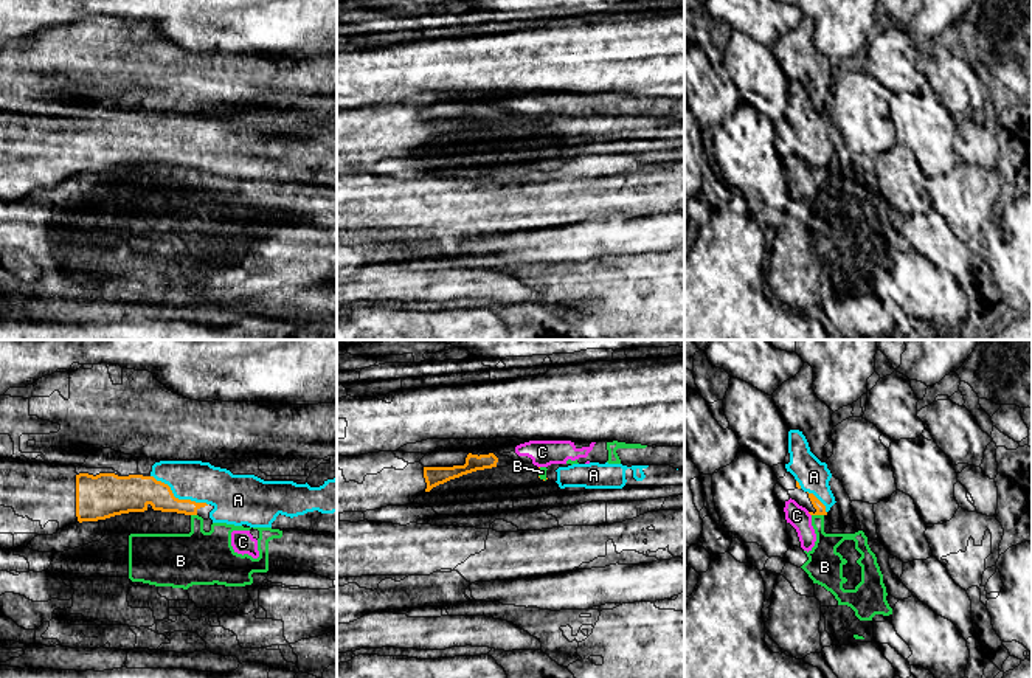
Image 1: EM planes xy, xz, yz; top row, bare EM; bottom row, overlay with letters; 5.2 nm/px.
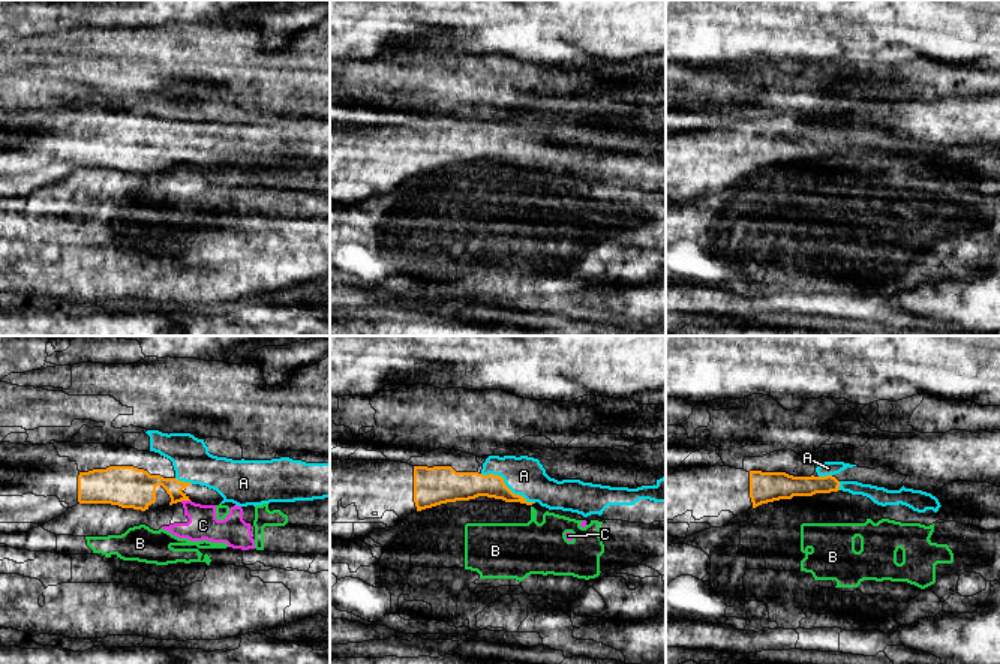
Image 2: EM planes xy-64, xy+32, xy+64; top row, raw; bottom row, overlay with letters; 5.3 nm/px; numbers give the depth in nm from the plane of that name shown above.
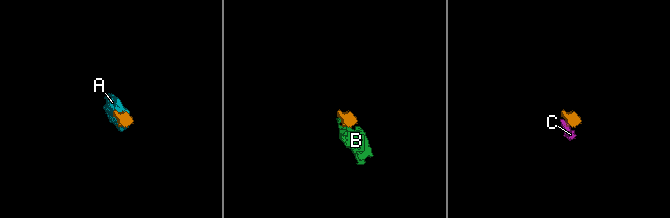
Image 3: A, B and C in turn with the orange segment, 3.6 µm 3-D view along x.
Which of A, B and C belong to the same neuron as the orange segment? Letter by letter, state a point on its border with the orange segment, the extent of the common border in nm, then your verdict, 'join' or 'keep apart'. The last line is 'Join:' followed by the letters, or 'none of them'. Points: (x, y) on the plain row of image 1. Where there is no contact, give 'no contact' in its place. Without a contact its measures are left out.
A: meets orange in xy at (177, 151); contact 340 nm long; join
B: meets orange in yz at (818, 166); contact 60 nm long; keep apart
C: no contact; keep apart
Join: A

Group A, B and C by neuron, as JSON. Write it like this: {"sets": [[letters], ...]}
{"sets": [["A"], ["B", "C"]]}

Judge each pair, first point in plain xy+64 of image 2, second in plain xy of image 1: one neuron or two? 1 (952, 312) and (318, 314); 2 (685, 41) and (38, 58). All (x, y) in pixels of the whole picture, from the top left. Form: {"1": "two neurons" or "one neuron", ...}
{"1": "one neuron", "2": "two neurons"}

